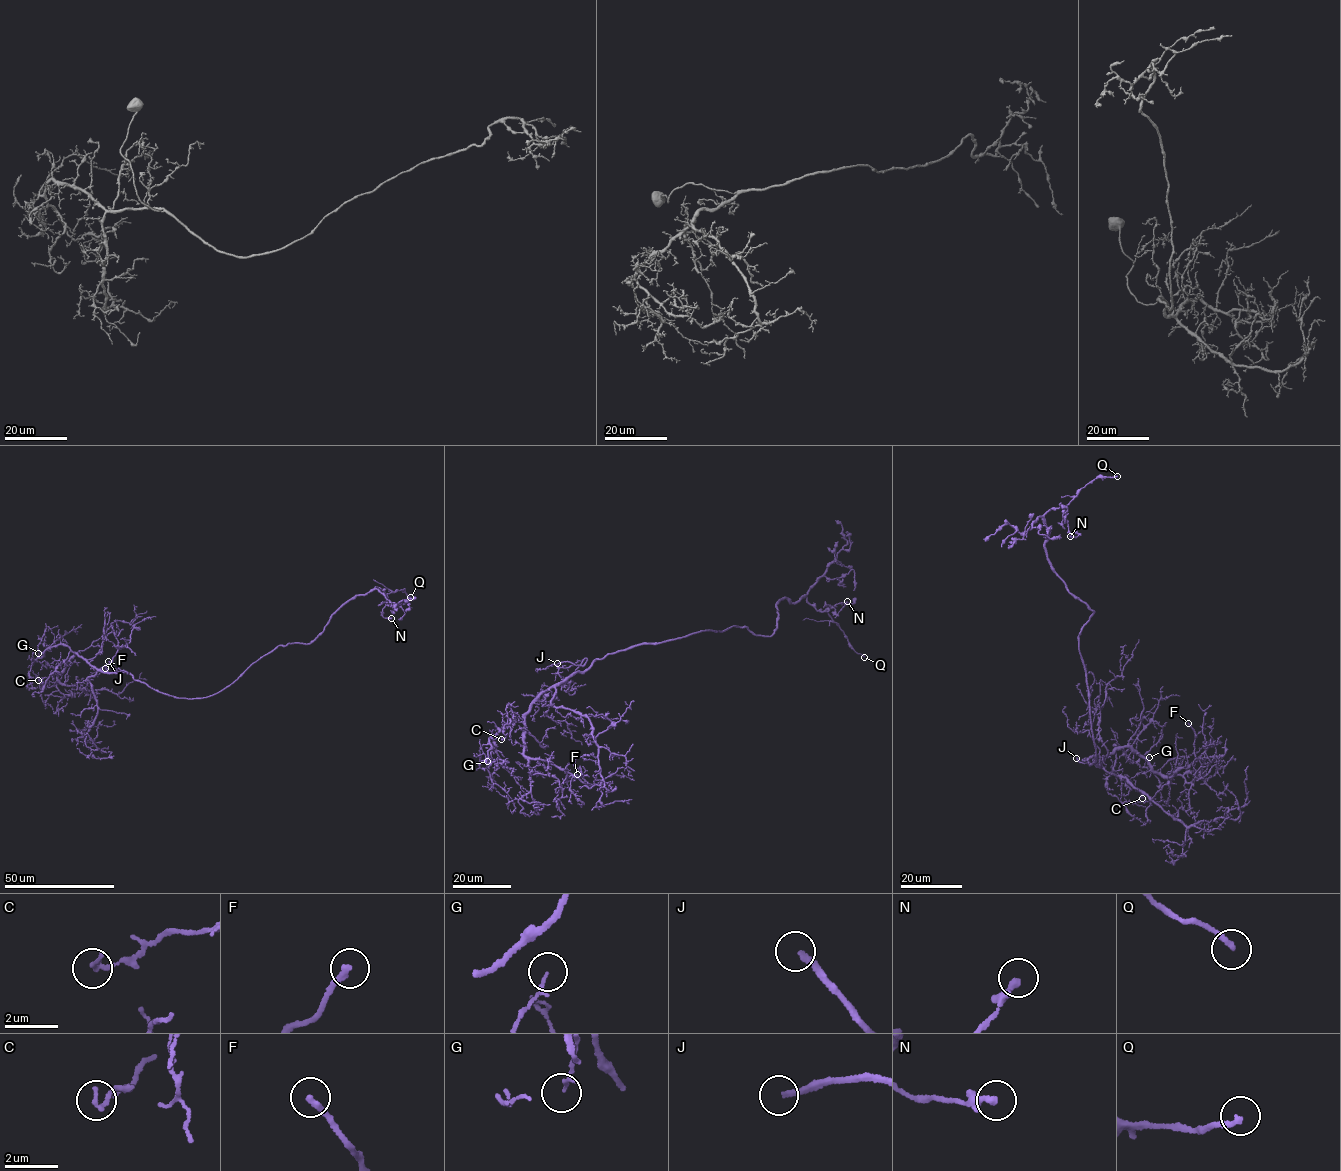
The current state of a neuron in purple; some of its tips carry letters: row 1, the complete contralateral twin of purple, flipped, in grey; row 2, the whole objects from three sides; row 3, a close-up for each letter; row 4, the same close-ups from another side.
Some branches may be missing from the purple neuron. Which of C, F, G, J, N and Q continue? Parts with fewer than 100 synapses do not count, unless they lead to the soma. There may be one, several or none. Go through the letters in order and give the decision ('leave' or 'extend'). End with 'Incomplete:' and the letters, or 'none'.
C: leave
F: leave
G: leave
J: extend
N: leave
Q: leave
Incomplete: J

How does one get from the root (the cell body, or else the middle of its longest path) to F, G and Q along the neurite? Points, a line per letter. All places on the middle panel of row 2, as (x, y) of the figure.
F: (681, 638), (607, 654), (550, 687), (531, 705), (524, 754), (570, 772), (567, 781), (577, 774)
G: (681, 638), (632, 645), (573, 672), (540, 695), (521, 721), (509, 722), (489, 739), (487, 761)
Q: (681, 638), (736, 626), (769, 637), (777, 602), (805, 596), (864, 657)

